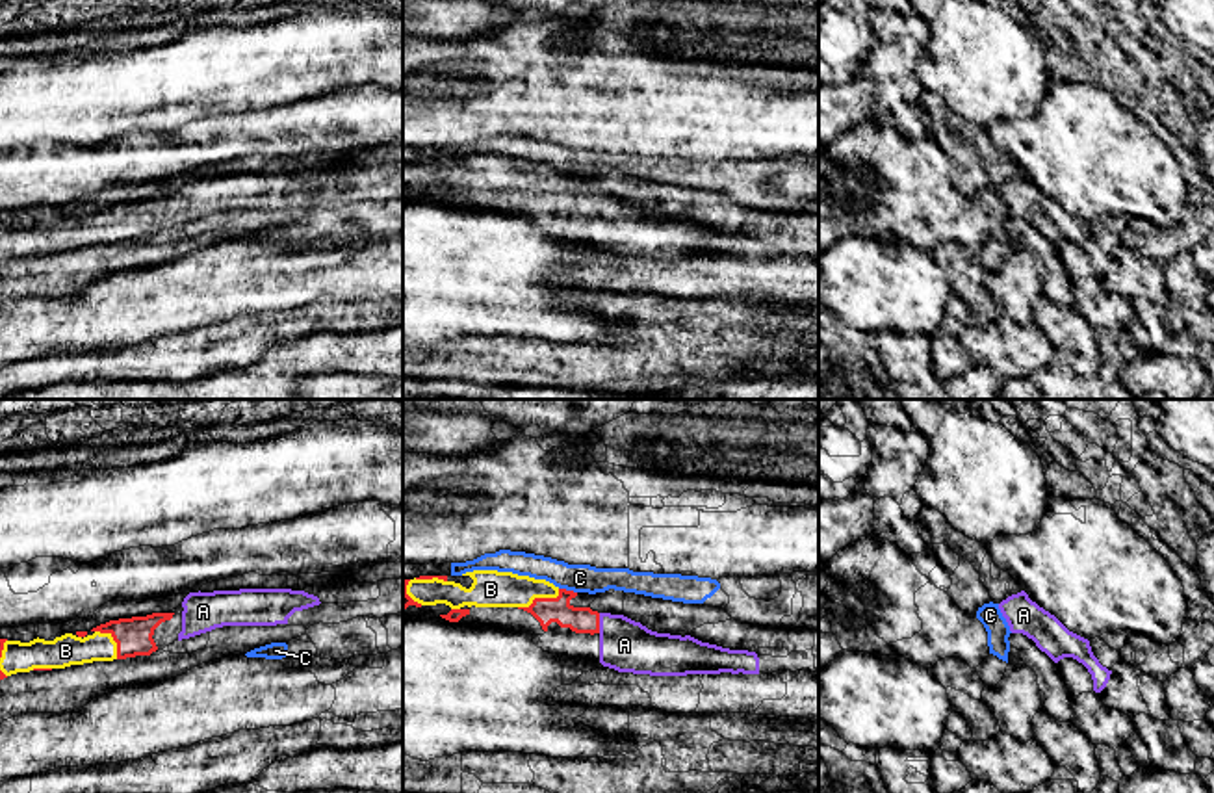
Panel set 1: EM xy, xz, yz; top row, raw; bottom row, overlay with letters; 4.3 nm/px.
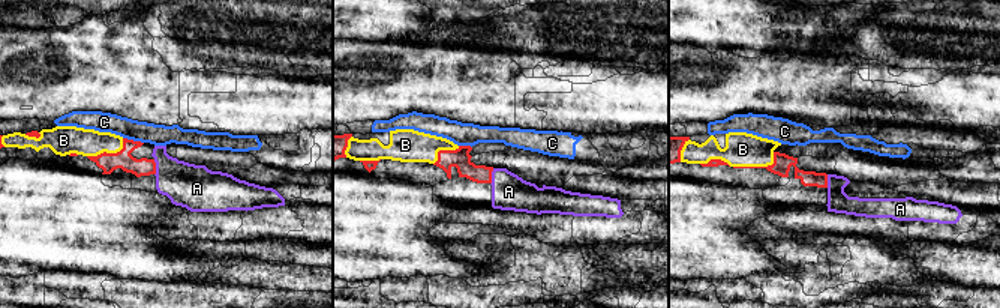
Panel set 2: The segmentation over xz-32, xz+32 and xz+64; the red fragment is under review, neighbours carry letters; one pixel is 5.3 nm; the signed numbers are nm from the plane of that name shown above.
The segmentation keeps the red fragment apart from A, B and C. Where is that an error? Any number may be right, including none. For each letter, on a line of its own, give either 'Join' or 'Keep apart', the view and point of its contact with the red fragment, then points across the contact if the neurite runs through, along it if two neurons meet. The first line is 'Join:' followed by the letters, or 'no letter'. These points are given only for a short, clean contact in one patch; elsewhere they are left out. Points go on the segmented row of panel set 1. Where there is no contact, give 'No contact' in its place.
Join: A, B
A: Join. Touches red at xz (598, 623)
B: Join. Touches red at xz (541, 598)
C: Keep apart. Touches red at xz (568, 591). Boundary: xz (559, 587), (576, 593)

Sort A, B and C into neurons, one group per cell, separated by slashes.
A B / C

